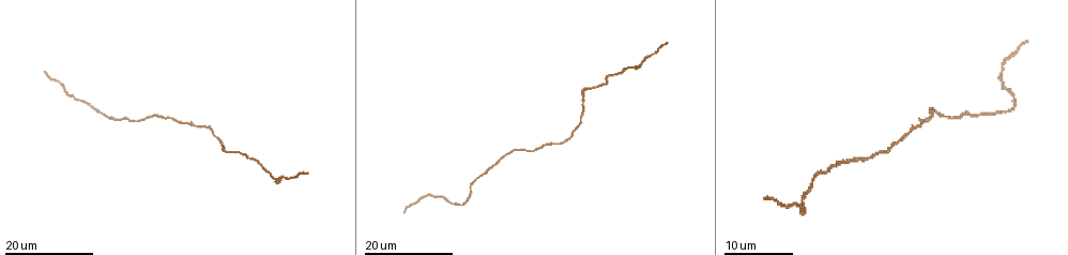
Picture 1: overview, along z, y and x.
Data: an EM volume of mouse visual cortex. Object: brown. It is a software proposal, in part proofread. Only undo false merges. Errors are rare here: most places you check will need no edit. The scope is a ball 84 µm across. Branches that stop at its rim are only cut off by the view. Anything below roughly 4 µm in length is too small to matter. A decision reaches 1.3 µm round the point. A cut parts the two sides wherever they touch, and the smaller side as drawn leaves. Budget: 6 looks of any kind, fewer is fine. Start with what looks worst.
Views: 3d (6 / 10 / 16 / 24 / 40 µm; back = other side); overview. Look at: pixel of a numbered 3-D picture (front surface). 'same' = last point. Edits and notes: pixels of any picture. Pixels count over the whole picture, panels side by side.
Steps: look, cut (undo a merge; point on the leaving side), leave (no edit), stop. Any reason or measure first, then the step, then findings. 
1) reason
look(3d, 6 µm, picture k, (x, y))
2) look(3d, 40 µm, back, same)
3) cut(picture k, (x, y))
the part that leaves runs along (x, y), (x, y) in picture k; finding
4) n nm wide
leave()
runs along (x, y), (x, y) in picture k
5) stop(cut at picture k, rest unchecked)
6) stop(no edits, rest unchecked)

look(3d, 24 µm, picture 1, (543, 144))

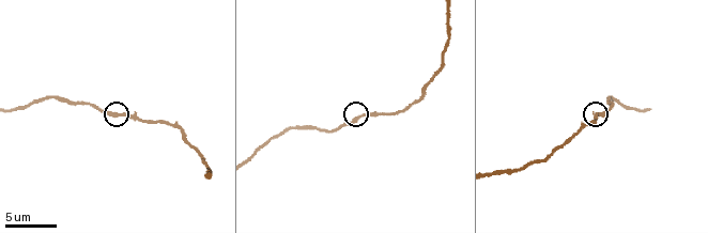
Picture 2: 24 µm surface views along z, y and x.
look(3d, 10 µm, picture 2, (359, 114))

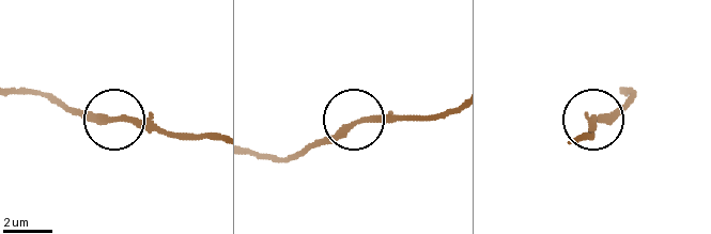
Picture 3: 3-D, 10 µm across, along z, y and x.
leave()
one neuron here

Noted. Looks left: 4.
thick turns thin
look(3d, 10 µm, picture 2, (76, 104))

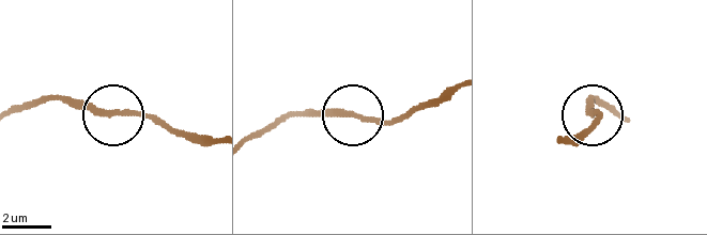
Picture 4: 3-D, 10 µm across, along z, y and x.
from behind
look(3d, 10 µm, back, picture 4, (117, 115))

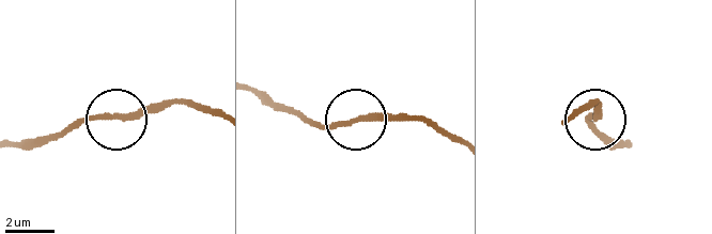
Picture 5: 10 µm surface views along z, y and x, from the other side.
leave()
runs along (14, 147), (91, 116), (134, 116), (194, 105) in picture 5; all the same neuron

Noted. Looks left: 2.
thin neck
look(3d, 24 µm, picture 1, (67, 91))

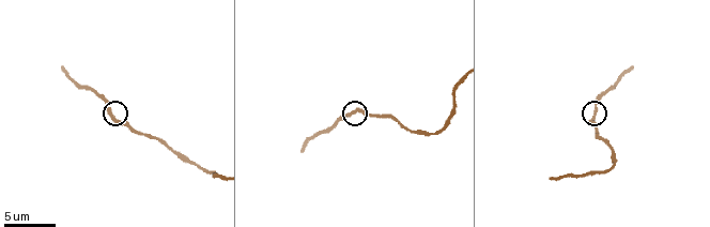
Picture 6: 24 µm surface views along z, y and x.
look(3d, 6 µm, picture 6, (595, 111))

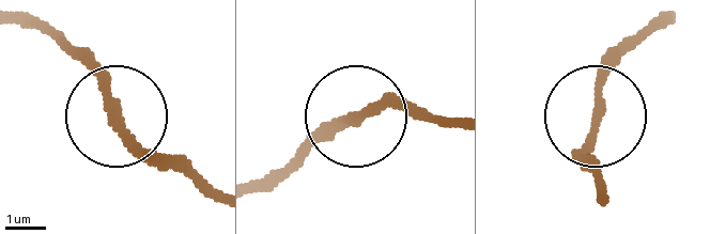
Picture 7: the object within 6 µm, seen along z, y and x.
leave()
runs along (218, 200), (157, 162), (58, 44) in picture 7; all the same neuron

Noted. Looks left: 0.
stop(no edits, rest unchecked)

